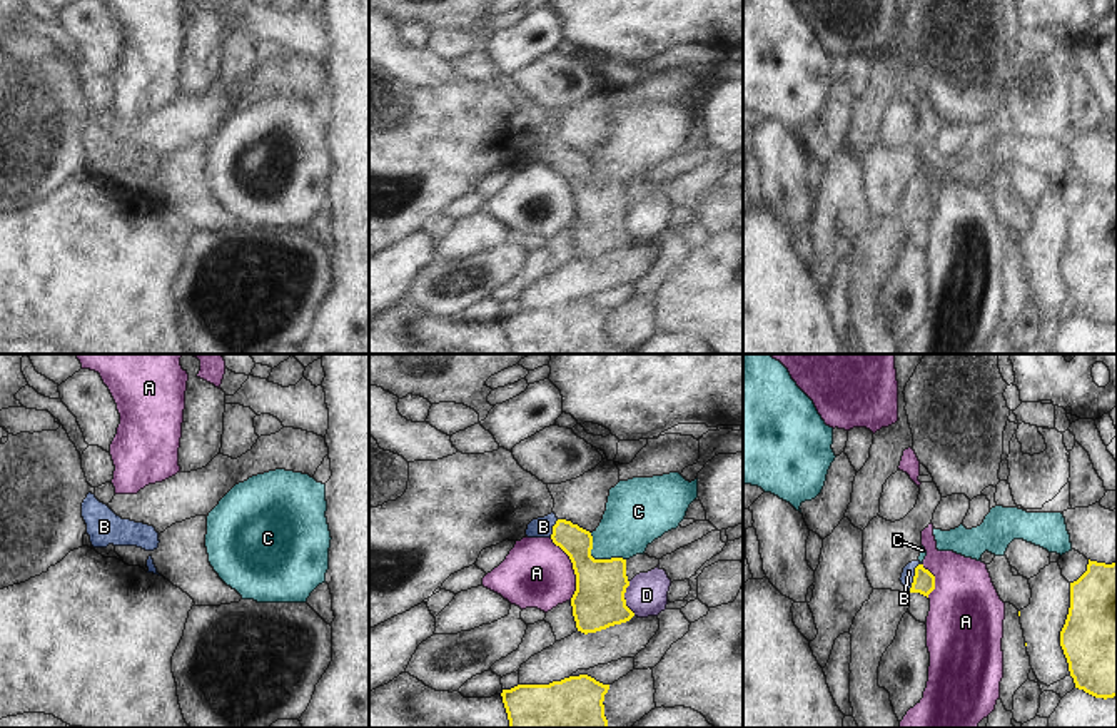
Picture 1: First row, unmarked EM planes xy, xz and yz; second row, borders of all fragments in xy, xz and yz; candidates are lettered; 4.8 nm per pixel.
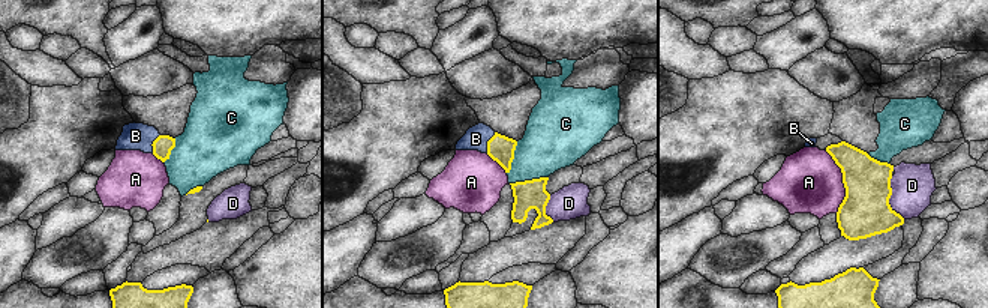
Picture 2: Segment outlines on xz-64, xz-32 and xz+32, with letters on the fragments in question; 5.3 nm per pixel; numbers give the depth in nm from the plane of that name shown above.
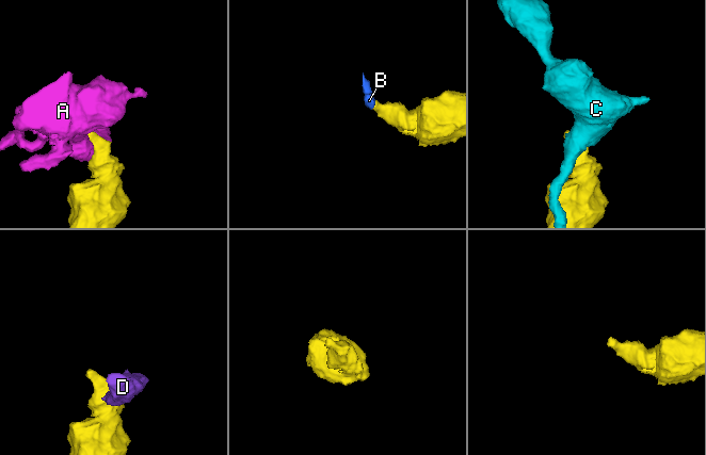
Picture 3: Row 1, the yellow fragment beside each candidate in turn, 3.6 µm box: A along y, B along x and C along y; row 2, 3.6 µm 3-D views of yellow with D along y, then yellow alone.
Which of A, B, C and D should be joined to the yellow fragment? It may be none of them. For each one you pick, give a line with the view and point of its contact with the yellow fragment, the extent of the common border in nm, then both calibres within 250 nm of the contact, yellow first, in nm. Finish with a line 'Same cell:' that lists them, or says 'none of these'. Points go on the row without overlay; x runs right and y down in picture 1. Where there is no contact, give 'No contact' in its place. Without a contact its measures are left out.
B: Touches yellow at yz (914, 204). Shared border 160 nm. Thickness 110 nm (yellow) against 60 nm
Same cell: B

